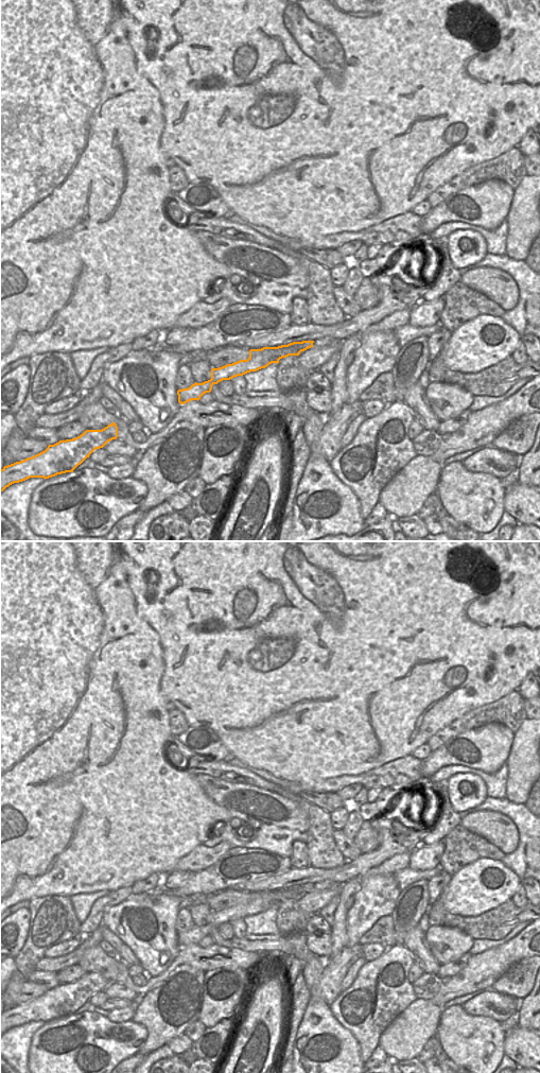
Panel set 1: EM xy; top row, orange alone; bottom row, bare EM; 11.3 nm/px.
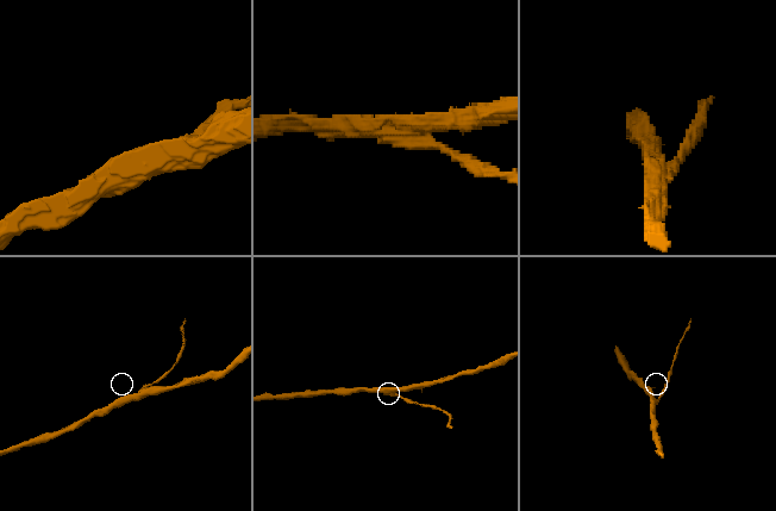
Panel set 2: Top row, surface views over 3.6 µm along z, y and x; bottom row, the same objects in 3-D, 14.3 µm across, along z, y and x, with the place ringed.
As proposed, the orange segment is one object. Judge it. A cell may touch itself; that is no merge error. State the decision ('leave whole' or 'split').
split

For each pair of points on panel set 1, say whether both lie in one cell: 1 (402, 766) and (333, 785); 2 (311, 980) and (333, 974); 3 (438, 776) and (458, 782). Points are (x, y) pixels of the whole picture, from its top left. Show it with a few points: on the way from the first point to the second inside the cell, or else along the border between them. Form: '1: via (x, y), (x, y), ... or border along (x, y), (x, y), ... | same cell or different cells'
1: via (385, 776), (370, 779), (350, 779) | same cell
2: border along (326, 959), (319, 979), (320, 998), (325, 1002) | different cells
3: border along (472, 773), (455, 773), (445, 782) | different cells

